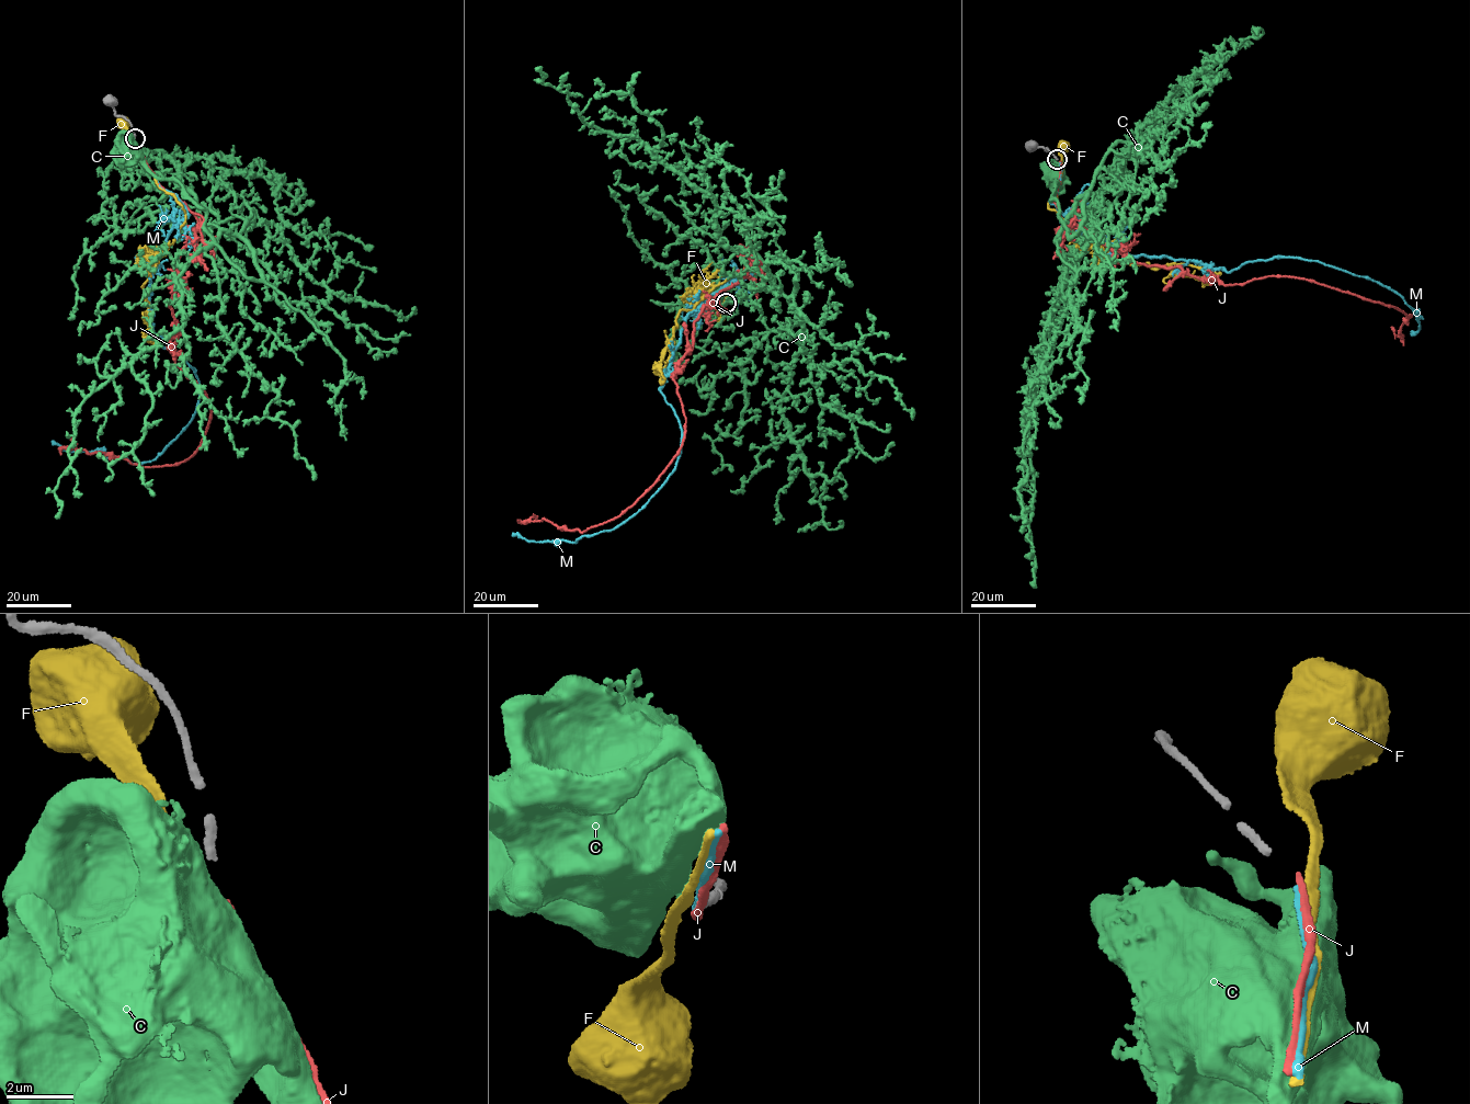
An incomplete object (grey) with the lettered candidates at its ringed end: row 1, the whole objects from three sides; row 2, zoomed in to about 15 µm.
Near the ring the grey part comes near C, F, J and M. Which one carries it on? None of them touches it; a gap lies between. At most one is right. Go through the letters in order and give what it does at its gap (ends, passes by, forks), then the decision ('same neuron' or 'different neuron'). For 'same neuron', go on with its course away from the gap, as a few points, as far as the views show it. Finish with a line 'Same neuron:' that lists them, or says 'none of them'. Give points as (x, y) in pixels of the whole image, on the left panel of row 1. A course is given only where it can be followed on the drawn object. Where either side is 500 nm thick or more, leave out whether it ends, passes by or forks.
C: different neuron
F: it passes by; different neuron
J: it ends; different neuron
M: it ends; different neuron
Same neuron: none of them

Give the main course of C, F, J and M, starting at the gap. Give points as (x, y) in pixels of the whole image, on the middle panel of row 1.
C: (721, 304), (717, 291), (716, 294)
F: (722, 305), (719, 318)
J: (725, 304), (732, 282), (762, 268), (693, 325), (672, 378), (685, 435), (657, 481), (581, 532), (535, 516)
M: (725, 303), (750, 269), (681, 331), (659, 389), (681, 453), (658, 491), (576, 542), (512, 534)

